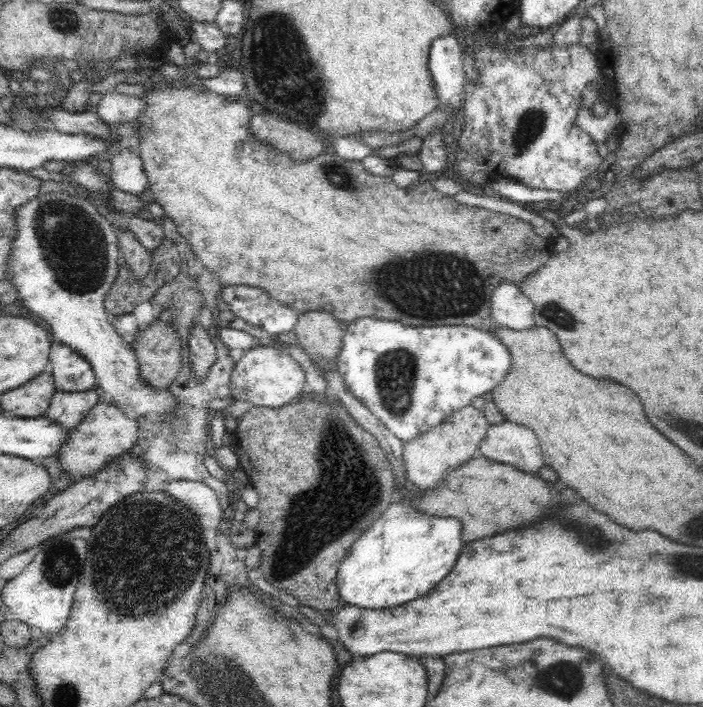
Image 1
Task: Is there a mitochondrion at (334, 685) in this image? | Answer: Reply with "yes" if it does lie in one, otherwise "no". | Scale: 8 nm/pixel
no

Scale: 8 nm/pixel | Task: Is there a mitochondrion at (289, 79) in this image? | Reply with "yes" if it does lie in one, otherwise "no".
yes

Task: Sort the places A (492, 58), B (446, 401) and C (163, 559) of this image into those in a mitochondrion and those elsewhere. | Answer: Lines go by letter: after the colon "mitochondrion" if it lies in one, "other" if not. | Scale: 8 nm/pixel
A: other
B: other
C: mitochondrion

